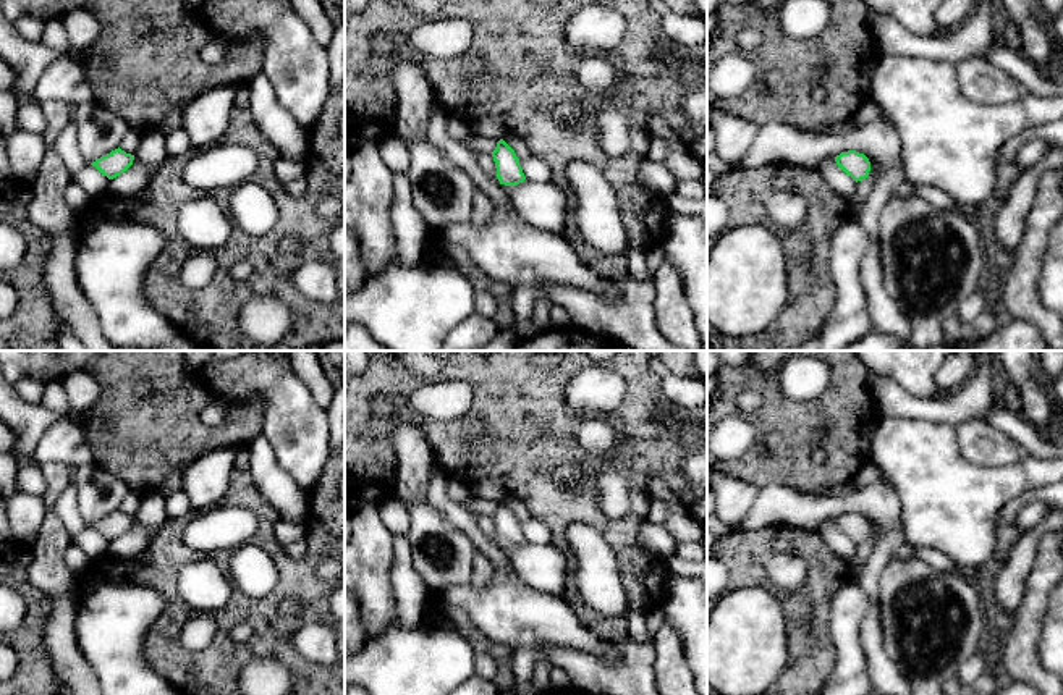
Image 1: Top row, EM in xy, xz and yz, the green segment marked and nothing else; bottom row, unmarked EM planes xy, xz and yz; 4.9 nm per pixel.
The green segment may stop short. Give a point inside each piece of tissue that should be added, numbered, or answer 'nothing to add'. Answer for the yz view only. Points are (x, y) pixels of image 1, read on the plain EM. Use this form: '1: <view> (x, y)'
nothing to add

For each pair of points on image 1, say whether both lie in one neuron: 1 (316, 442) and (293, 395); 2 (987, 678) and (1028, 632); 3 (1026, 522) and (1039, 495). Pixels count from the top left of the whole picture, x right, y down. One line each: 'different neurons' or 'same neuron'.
1: same neuron
2: different neurons
3: different neurons

